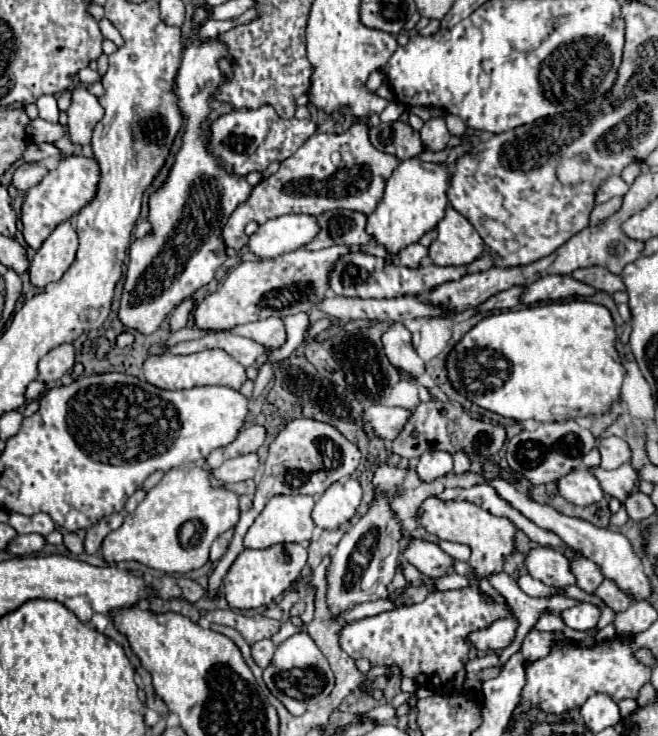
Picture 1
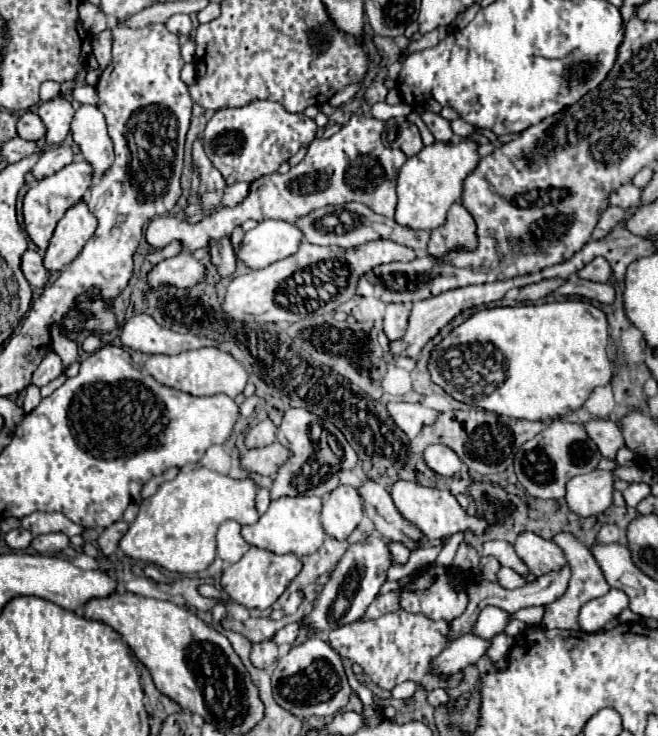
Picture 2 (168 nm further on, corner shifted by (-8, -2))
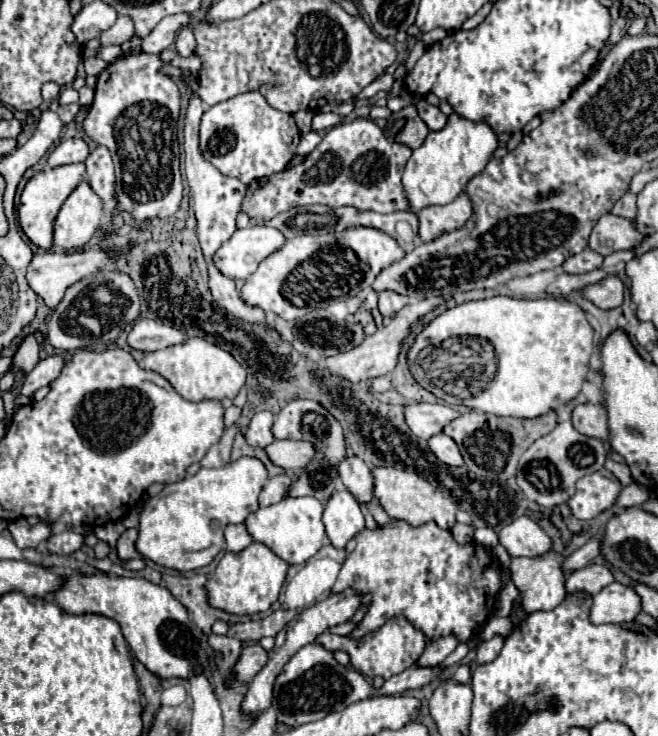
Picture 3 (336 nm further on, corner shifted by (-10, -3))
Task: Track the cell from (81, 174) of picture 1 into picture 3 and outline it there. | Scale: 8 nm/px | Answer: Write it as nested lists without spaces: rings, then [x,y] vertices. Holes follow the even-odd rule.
[[[76,163],[76,165],[64,165],[64,167],[56,167],[56,169],[44,169],[40,173],[36,173],[24,187],[22,195],[20,195],[20,207],[18,207],[18,221],[22,231],[28,235],[28,239],[42,247],[42,249],[50,249],[52,247],[52,225],[56,221],[58,209],[62,207],[62,203],[66,201],[66,197],[84,181],[84,173],[86,173],[86,165],[84,163]]]

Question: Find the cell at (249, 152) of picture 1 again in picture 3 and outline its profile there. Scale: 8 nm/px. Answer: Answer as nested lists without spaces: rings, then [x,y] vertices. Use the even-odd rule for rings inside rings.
[[[258,91],[236,95],[228,101],[214,105],[204,113],[200,125],[202,155],[228,177],[240,179],[248,185],[254,179],[270,177],[286,169],[288,161],[296,155],[300,131],[290,113],[278,111],[266,103]]]

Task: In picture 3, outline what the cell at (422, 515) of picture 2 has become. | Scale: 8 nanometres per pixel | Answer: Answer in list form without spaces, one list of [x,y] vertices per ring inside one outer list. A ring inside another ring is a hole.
[[[376,467],[374,471],[374,495],[378,497],[382,509],[398,521],[406,521],[412,527],[426,525],[434,521],[440,529],[452,529],[456,525],[456,503],[440,489],[430,485],[426,479],[398,469]]]

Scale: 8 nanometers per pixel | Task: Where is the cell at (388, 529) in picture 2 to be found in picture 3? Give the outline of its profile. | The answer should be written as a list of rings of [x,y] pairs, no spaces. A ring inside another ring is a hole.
[[[346,457],[338,467],[342,483],[352,491],[352,495],[362,503],[376,501],[374,495],[374,475],[372,469],[358,457]]]

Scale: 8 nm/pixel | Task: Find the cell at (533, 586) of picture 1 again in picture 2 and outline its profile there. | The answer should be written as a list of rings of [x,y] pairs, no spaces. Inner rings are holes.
[[[500,568],[496,582],[500,586],[504,586],[504,588],[520,588],[520,586],[526,584],[526,580],[520,574],[516,574],[514,570],[510,570],[510,568]]]

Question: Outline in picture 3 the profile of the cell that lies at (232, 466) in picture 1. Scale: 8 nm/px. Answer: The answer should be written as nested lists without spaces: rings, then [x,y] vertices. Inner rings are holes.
[[[290,439],[274,441],[264,451],[270,457],[270,461],[276,467],[282,467],[284,471],[300,471],[300,467],[304,467],[304,463],[308,463],[308,459],[312,459],[314,455],[314,447],[310,443]]]

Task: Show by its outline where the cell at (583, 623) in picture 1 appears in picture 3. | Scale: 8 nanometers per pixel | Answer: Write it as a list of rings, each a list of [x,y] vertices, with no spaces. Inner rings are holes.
[[[612,583],[592,599],[590,621],[594,625],[626,623],[634,621],[638,613],[640,613],[640,597],[634,593],[634,589],[620,583]]]

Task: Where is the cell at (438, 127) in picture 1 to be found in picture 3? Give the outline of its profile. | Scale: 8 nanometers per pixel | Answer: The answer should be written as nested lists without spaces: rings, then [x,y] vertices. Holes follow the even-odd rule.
[[[420,99],[420,101],[416,103],[416,109],[418,109],[420,119],[428,125],[428,129],[430,129],[430,131],[440,131],[440,129],[444,129],[444,127],[446,127],[448,117],[446,117],[438,107],[428,105],[424,99]]]

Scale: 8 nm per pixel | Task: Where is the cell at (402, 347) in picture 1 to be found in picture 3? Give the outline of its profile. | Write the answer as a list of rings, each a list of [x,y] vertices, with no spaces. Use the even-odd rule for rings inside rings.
[[[382,291],[378,295],[378,309],[380,309],[382,317],[388,317],[388,319],[392,319],[406,303],[408,303],[408,297],[396,295],[392,291]]]

